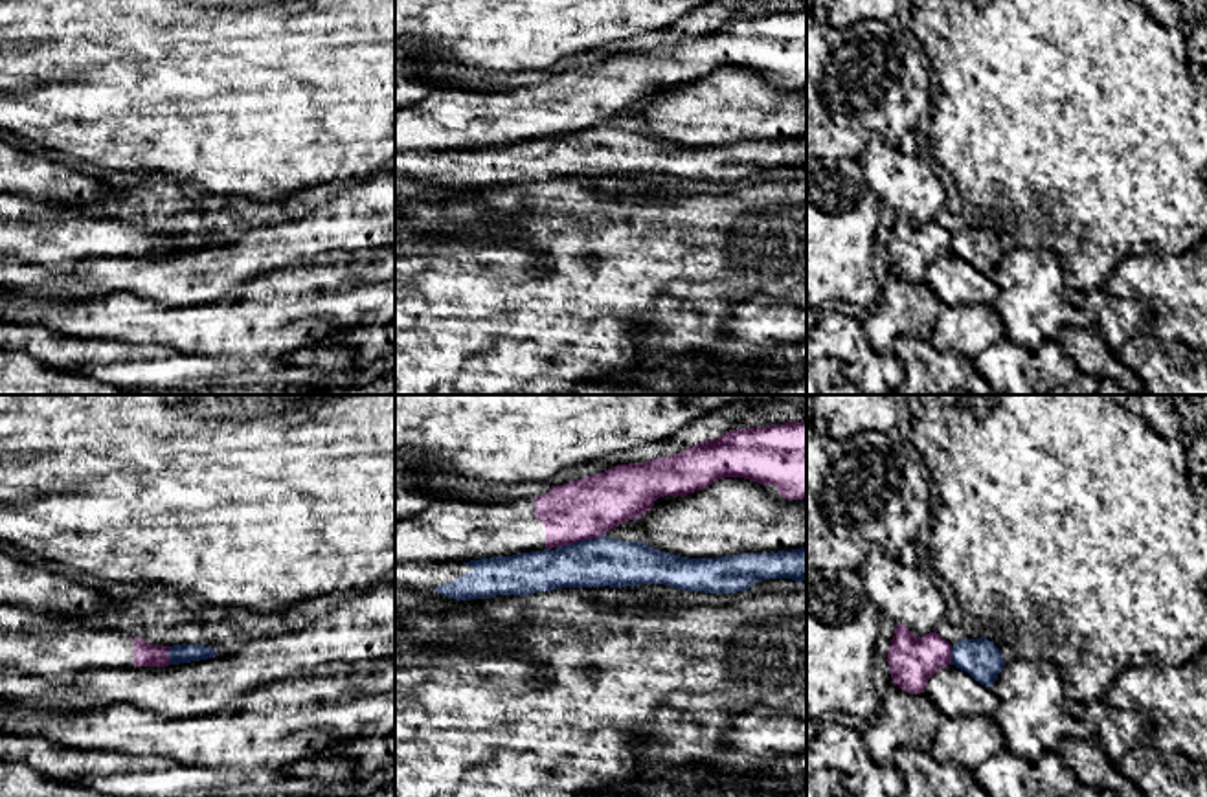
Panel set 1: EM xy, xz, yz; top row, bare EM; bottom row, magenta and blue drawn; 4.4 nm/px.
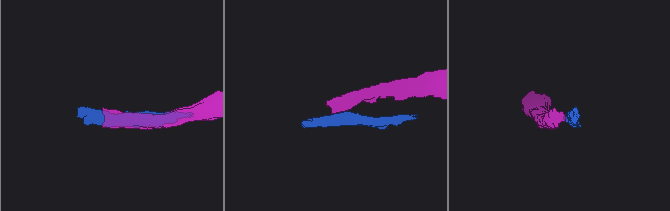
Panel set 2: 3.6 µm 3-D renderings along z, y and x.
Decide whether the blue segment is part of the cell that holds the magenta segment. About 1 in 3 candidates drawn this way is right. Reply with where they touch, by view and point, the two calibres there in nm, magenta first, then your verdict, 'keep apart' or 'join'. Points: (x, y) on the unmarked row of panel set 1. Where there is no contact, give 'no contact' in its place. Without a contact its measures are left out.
contact xz (579, 129); calibres 260 and 220 nm; keep apart

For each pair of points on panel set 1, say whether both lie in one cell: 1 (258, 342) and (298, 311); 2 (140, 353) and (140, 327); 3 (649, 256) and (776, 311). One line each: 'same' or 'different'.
1: same
2: different
3: different

